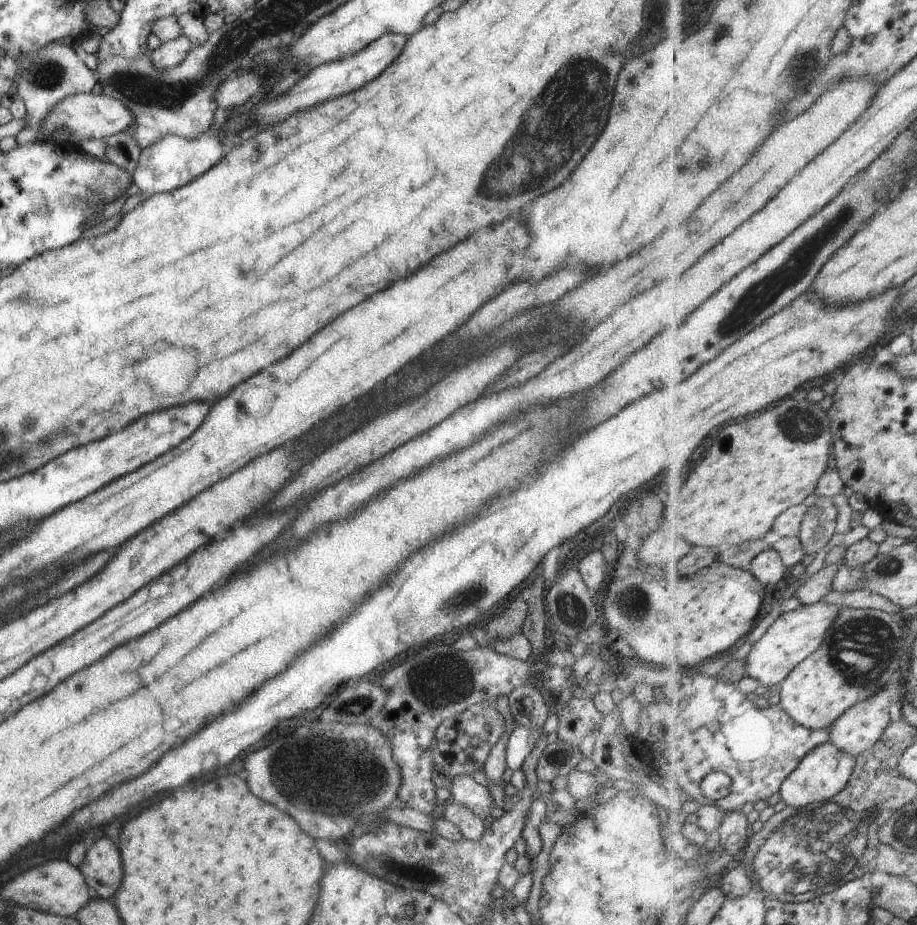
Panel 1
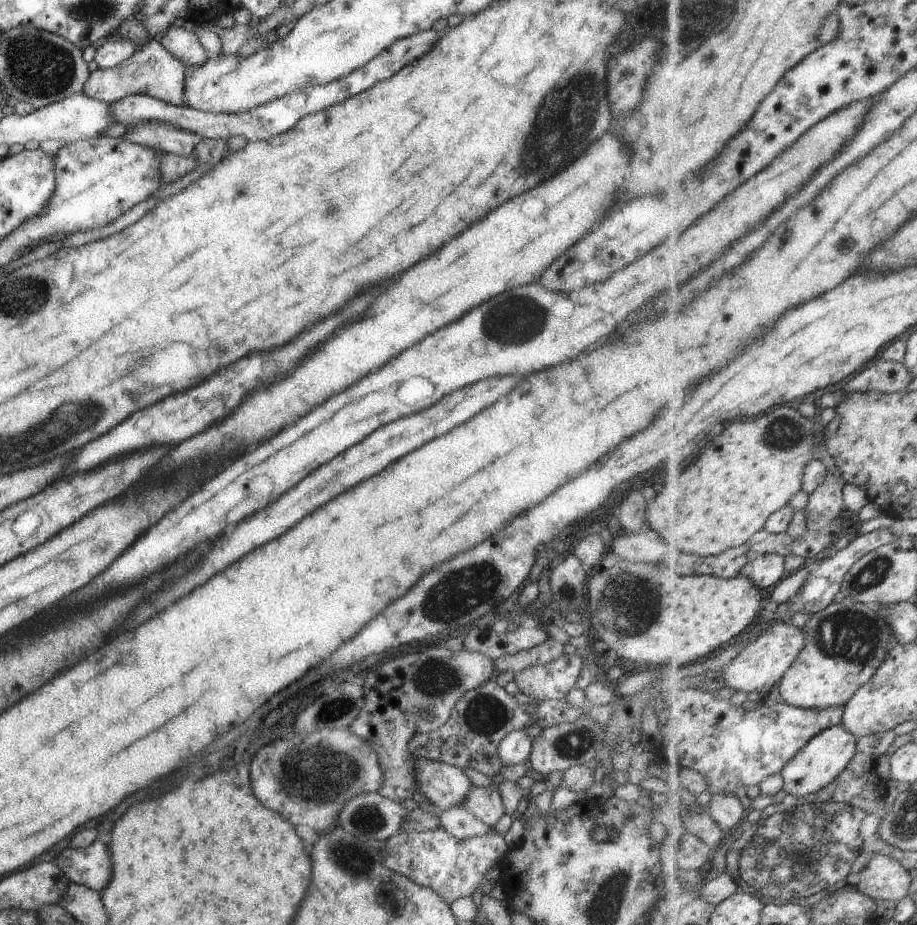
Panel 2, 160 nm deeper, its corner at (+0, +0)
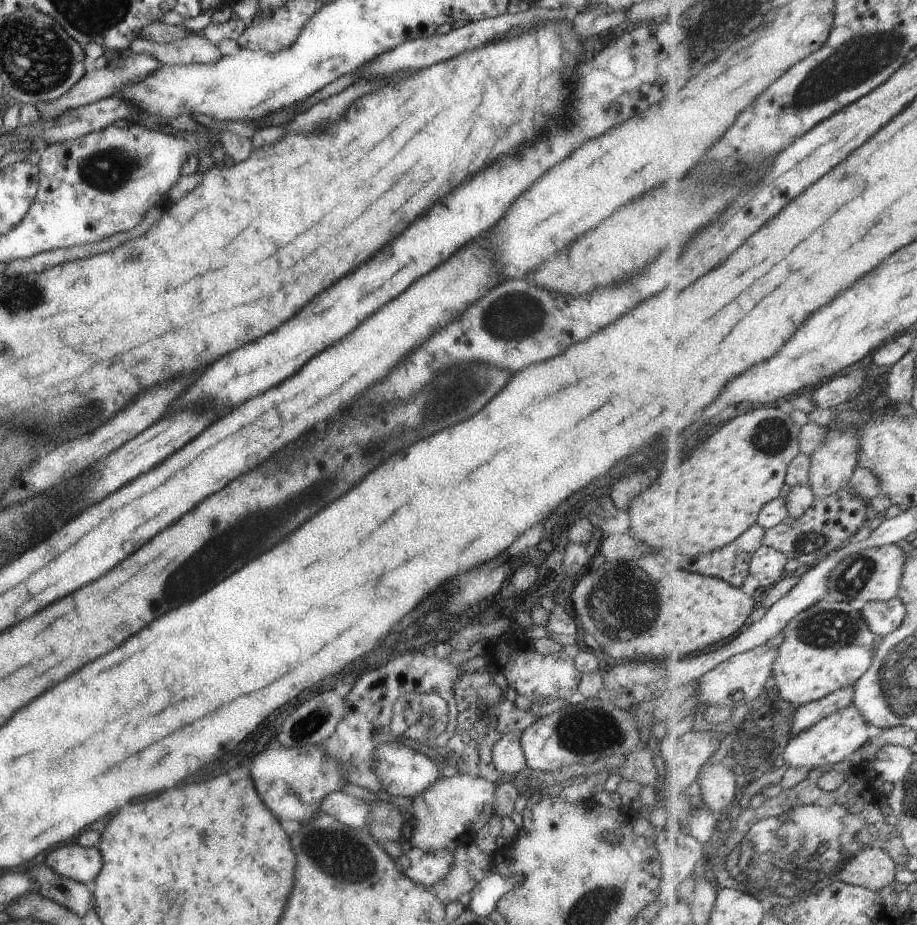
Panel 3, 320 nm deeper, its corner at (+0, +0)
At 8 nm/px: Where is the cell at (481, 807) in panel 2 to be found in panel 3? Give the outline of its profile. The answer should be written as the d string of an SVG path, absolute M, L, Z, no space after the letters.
M458 773L451 778L437 778L435 782L431 782L431 786L427 786L421 794L417 794L411 800L411 810L408 815L413 815L413 830L411 838L409 838L410 846L415 846L419 850L425 852L433 852L433 850L453 850L453 846L457 844L460 834L475 834L482 827L485 827L489 818L494 814L493 802L495 795L496 782L488 782L485 778L477 778L477 776L469 776L469 774Z

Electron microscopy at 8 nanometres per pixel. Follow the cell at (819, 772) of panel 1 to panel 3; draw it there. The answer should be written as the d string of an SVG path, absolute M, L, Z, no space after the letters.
M852 703L843 711L827 716L807 731L802 731L800 735L789 740L786 748L782 750L784 763L789 768L804 768L808 773L813 772L815 768L826 770L833 764L843 762L845 758L851 759L864 745L869 744L869 726L862 712Z

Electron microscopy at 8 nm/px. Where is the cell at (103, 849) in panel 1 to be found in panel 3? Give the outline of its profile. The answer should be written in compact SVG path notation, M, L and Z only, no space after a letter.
M65 844L51 850L45 856L46 865L58 876L73 882L90 885L95 880L95 872L101 868L101 858L97 848L83 848L77 844Z

